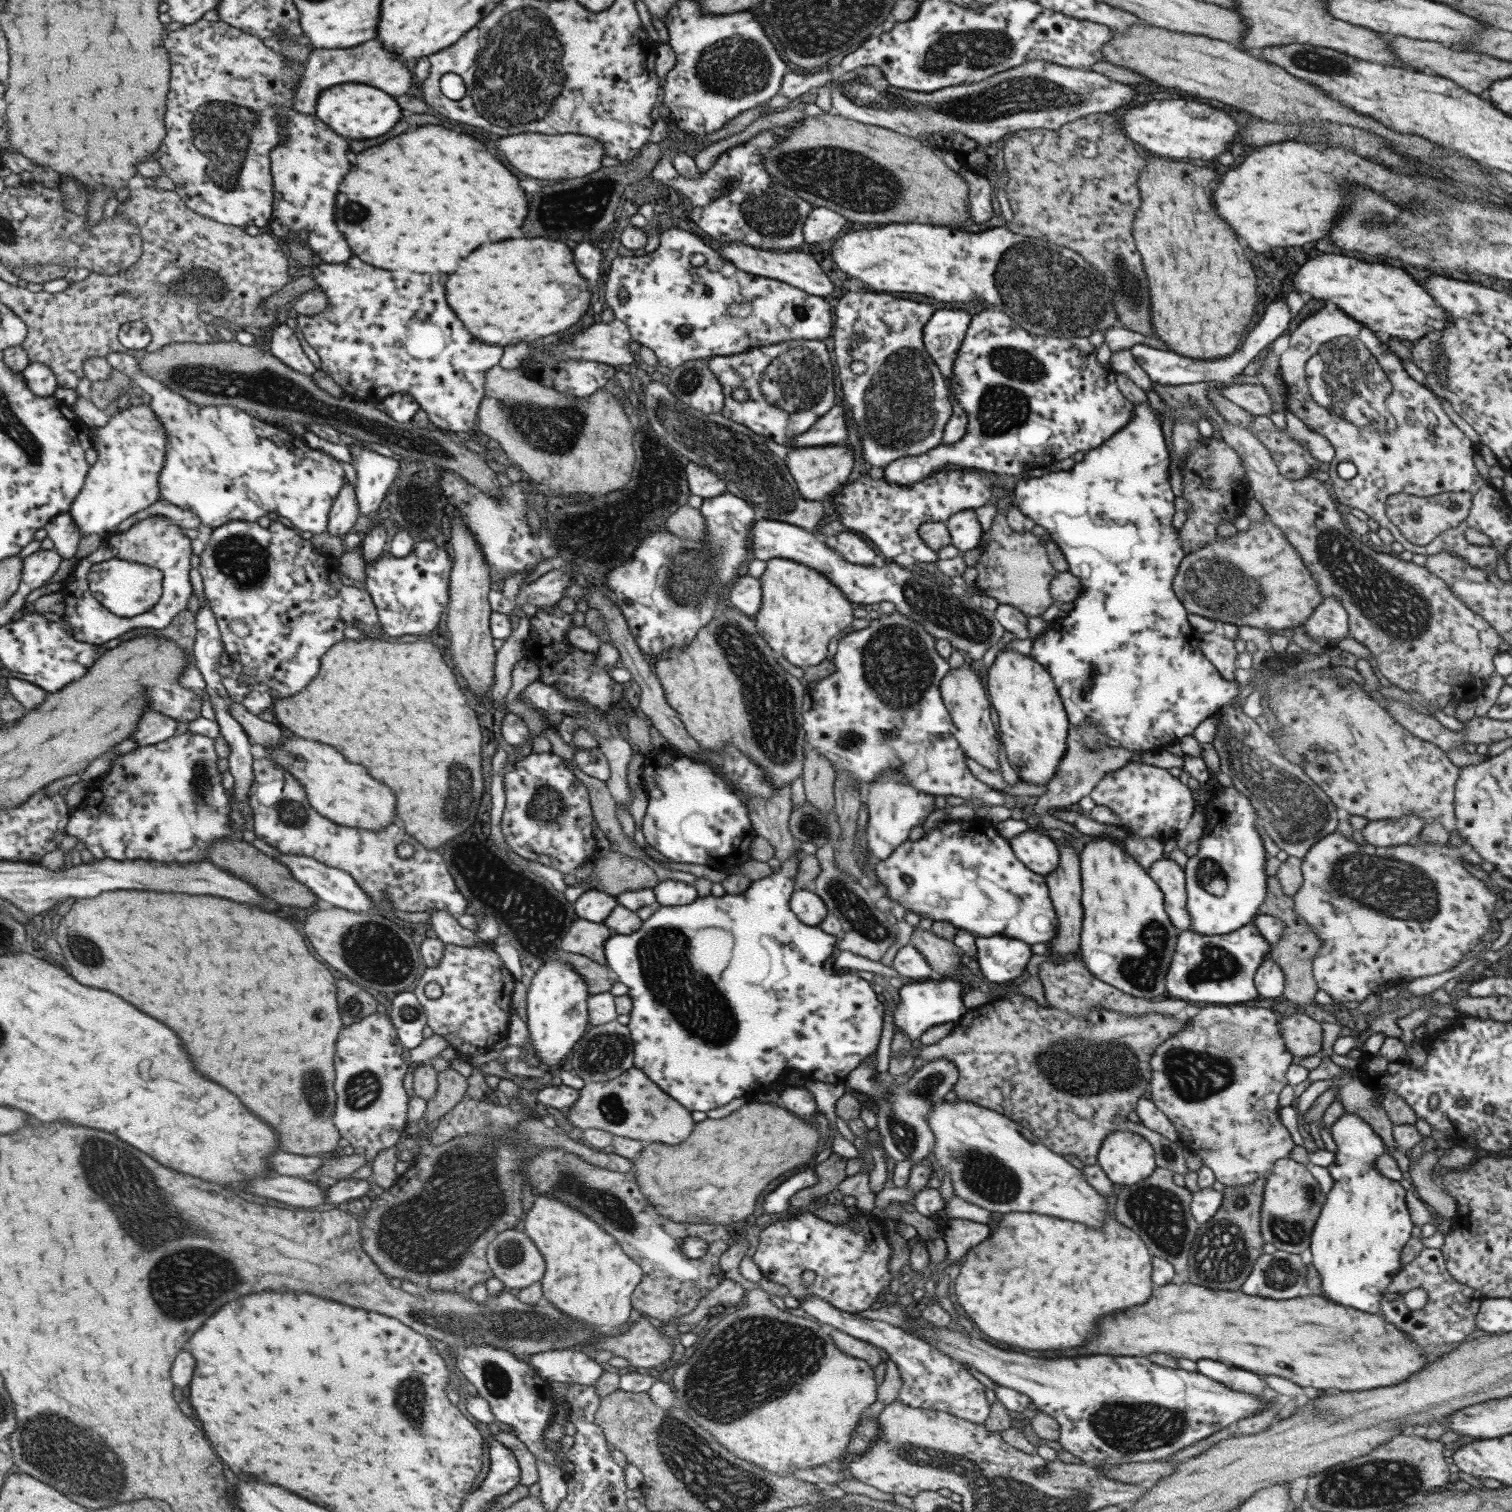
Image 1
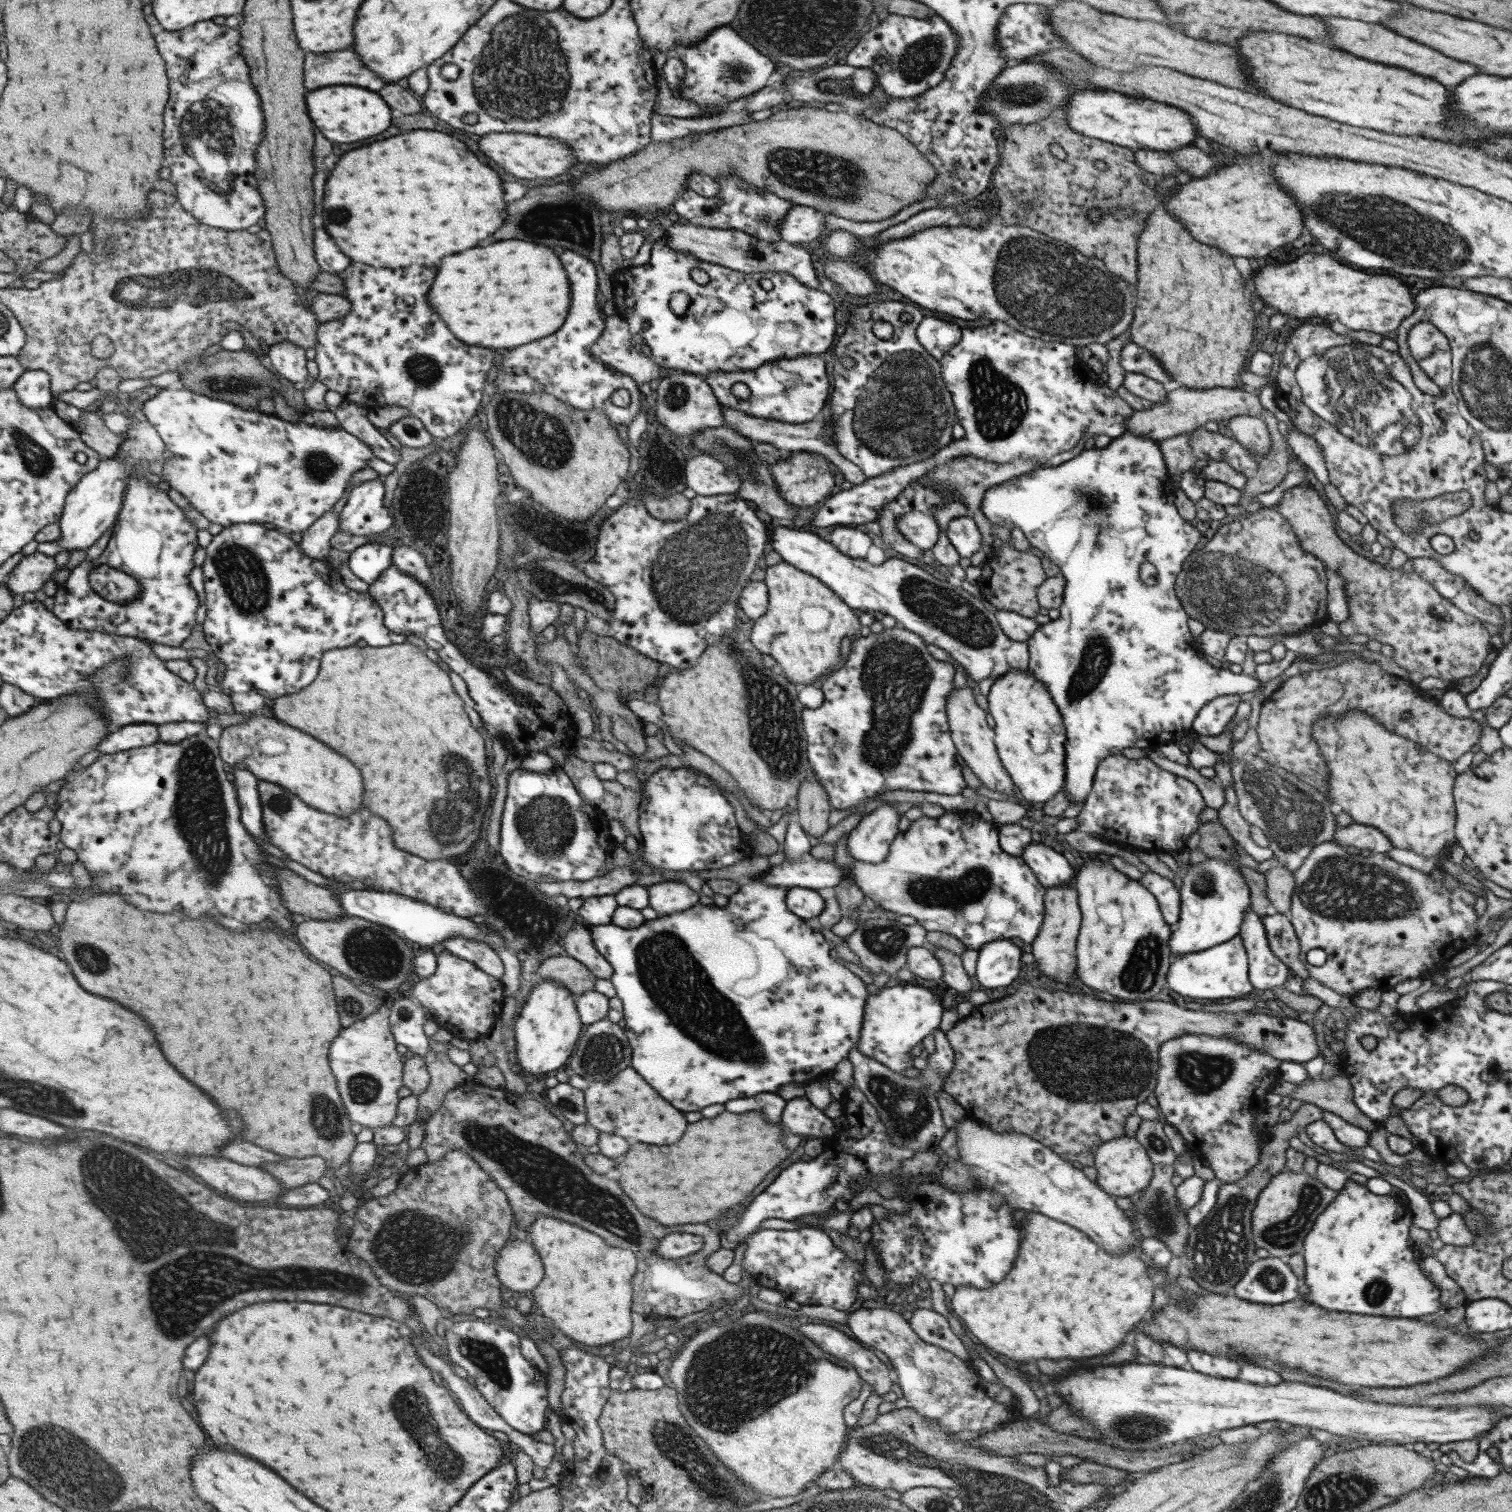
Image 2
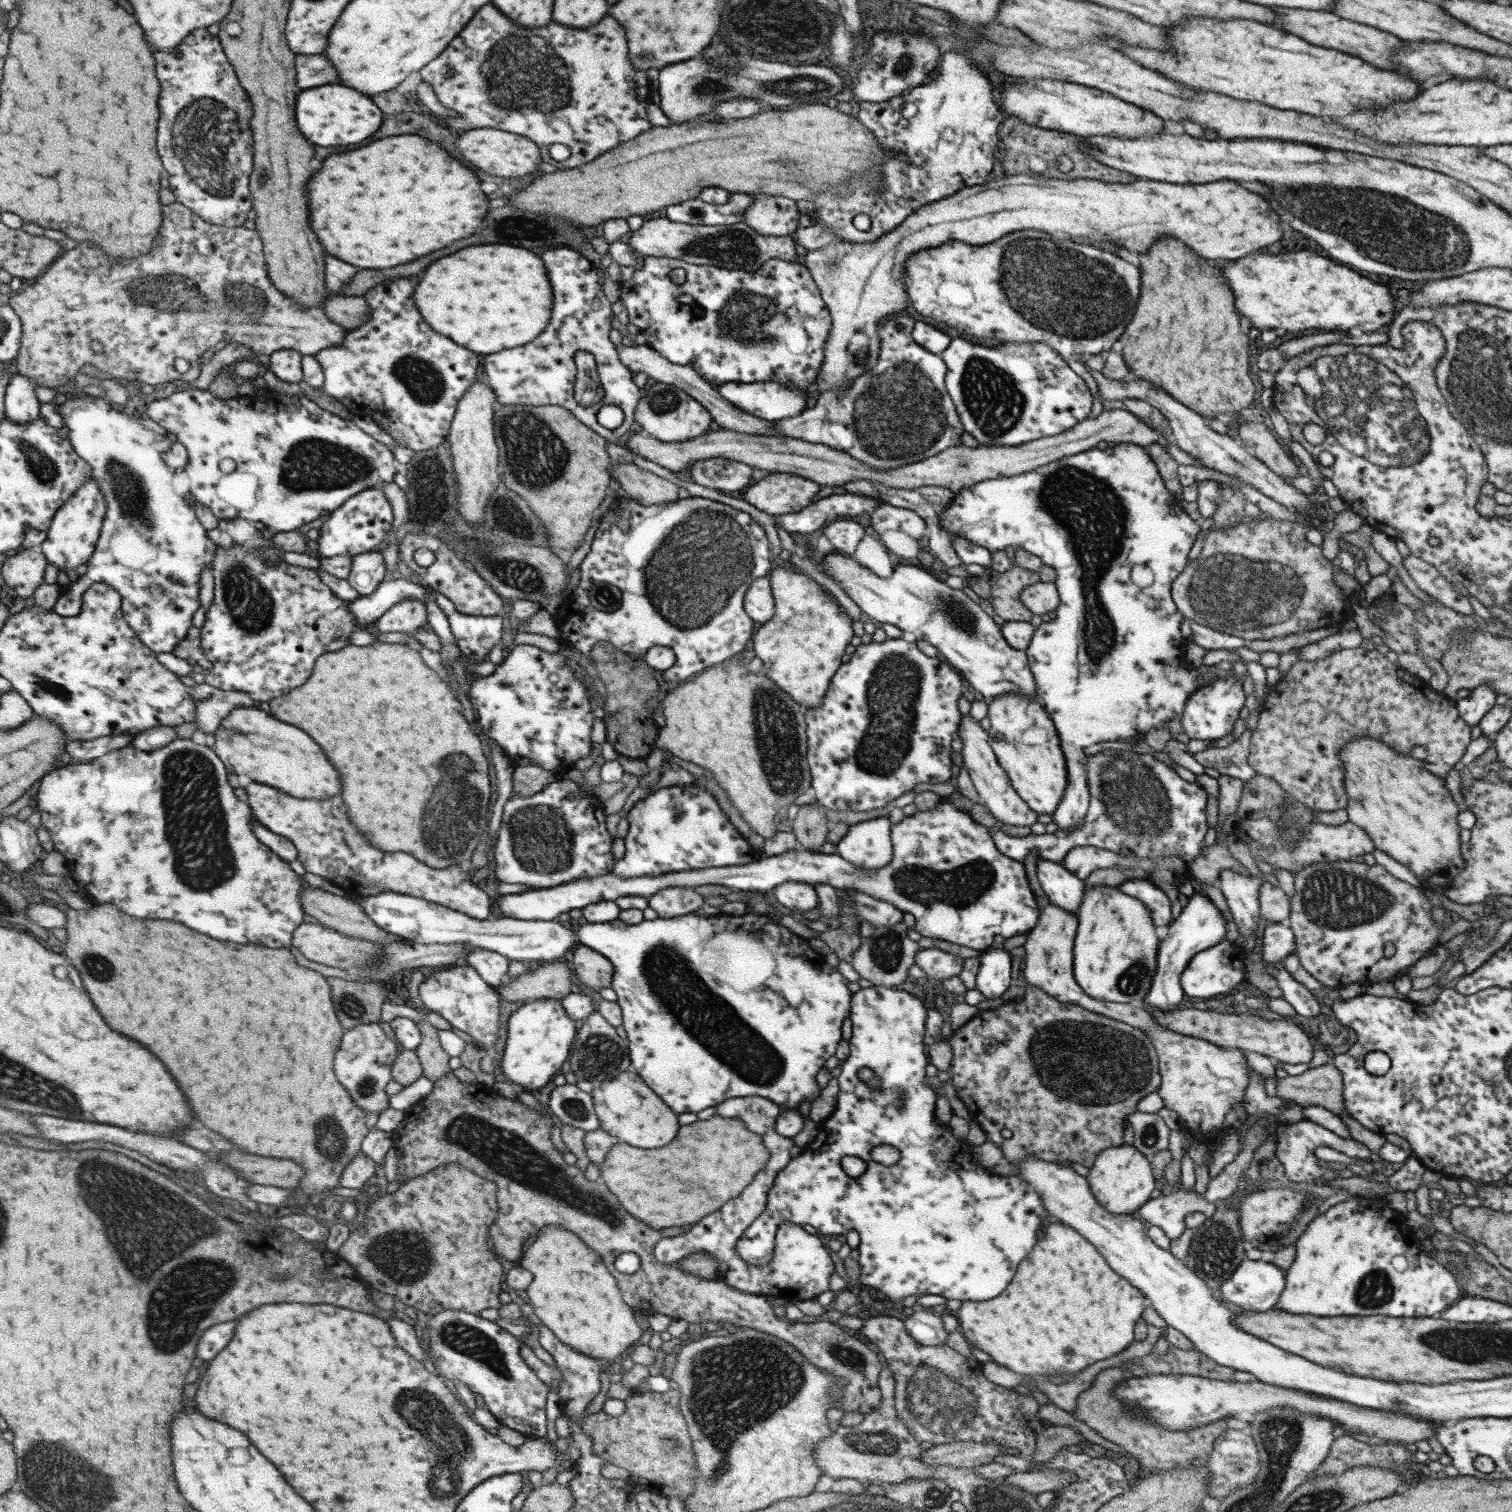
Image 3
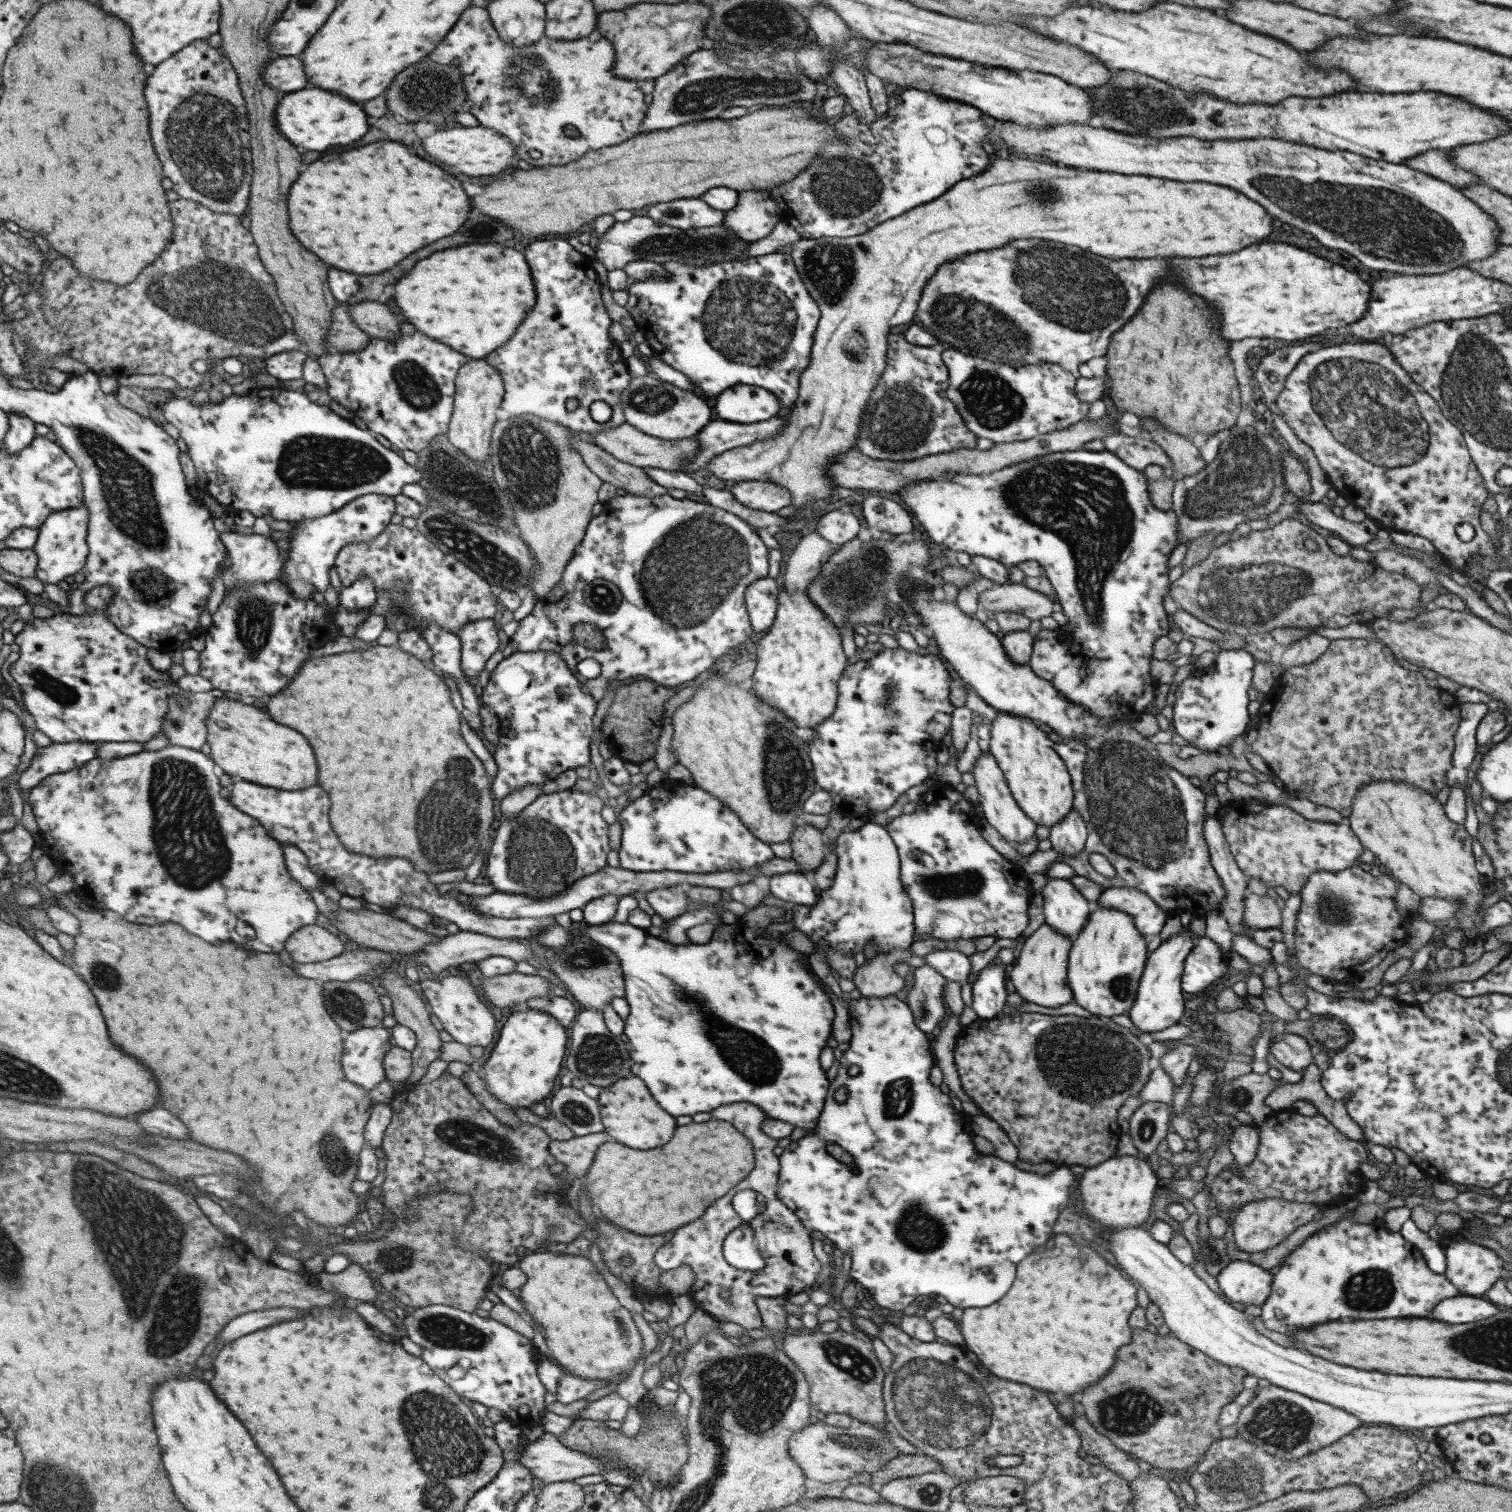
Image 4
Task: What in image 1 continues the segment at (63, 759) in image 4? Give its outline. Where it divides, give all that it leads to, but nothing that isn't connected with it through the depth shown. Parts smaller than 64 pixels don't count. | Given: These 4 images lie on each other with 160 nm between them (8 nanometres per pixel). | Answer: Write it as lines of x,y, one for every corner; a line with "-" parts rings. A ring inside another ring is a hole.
147,711
139,721
139,728
130,736
140,746
156,745
169,740
181,731
181,722
157,711

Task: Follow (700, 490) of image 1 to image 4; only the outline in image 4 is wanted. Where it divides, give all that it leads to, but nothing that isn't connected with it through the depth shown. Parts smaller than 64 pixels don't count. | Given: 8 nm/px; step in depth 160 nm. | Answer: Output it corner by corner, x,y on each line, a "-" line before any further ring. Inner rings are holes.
990,158
987,168
976,174
970,176
965,180
952,184
941,196
930,200
929,202
920,204
918,207
912,208
910,211
902,215
885,220
881,224
876,225
873,229
863,233
863,235
855,235
847,238
800,238
791,244
792,251
790,256
794,262
797,274
805,285
809,296
817,303
817,308
820,312
818,323
812,338
812,347
810,350
809,365
799,375
798,395
795,402
792,402
791,413
787,414
788,422
776,436
768,438
767,440
754,440
751,444
731,448
714,456
711,460
707,461
705,470
711,475
713,483
720,486
725,486
729,483
738,483
739,481
767,481
778,484
780,487
785,487
790,496
791,506
802,506
803,510
816,509
816,500
823,500
831,494
833,487
836,484
830,480
827,475
828,470
826,466
834,459
835,455
846,450
856,448
854,446
857,435
859,419
863,414
864,408
867,404
867,398
871,394
873,387
876,385
879,375
885,369
886,361
886,348
887,348
887,335
891,332
893,326
901,326
902,324
909,323
915,316
915,309
917,300
919,300
919,292
925,286
927,278
935,272
935,268
943,262
951,262
957,256
969,254
969,252
977,252
977,250
991,250
991,248
999,248
1011,240
1017,238
1043,238
1043,240
1057,240
1061,244
1073,244
1081,250
1087,250
1094,255
1104,256
1105,258
1155,258
1155,256
1183,256
1183,258
1199,258
1199,256
1215,256
1215,254
1227,254
1227,252
1237,252
1249,244
1255,244
1259,240
1263,240
1265,236
1269,236
1271,232
1271,218
1269,214
1255,202
1247,200
1244,194
1216,184
1209,184
1203,181
1199,182
1179,182
1178,180
1167,180
1163,178
1155,178
1154,176
1131,175
1119,172
1099,172
1098,170
1086,170
1067,166
1057,166
1047,164
1043,161
1031,161
1025,158
1017,158
1001,160
999,158

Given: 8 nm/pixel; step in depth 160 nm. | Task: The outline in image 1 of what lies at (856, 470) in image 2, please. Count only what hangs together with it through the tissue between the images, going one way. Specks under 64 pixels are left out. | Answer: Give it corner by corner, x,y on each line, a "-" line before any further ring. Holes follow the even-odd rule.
833,405
811,425
809,430
794,436
788,444
789,448
826,447
843,443
847,438
845,414
845,407

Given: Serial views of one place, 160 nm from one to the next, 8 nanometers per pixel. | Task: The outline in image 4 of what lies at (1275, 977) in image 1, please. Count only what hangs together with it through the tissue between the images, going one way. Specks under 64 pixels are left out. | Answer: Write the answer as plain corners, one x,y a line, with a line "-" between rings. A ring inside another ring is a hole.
1204,815
1203,818
1202,837
1207,844
1210,865
1217,873
1224,890
1224,897
1220,900
1220,912
1228,924
1228,930
1232,934
1241,934
1244,897
1248,893
1247,878
1239,870
1229,852
1219,819
1216,815
1212,817

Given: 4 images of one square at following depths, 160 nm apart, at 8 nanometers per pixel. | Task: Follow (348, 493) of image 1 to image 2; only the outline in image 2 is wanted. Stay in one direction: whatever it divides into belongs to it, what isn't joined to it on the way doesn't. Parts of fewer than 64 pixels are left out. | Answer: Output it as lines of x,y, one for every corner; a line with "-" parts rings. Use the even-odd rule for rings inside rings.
327,511
311,527
307,527
302,532
302,540
299,544
303,552
312,559
327,558
329,554
329,540
333,534
340,531
339,515
332,511

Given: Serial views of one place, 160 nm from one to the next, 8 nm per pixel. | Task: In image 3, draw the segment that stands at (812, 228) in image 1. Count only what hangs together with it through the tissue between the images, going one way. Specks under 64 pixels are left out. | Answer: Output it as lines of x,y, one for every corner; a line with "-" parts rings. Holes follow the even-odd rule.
767,194
752,195
754,201
744,210
744,223
753,232
769,236
792,236
799,224
795,201

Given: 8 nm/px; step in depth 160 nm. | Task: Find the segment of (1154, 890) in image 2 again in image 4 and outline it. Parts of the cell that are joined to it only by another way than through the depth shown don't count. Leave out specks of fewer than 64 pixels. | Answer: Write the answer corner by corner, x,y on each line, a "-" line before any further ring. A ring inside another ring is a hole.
1115,887
1101,891
1098,900
1093,902
1097,907
1111,907
1132,916
1135,928
1145,938
1157,935
1163,926
1166,914
1149,896
1136,888

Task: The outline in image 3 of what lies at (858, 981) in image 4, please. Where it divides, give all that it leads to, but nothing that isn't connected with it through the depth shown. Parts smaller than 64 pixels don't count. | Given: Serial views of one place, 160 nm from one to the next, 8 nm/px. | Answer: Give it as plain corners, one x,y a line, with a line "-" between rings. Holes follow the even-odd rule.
901,921
889,928
874,928
872,935
863,938
851,956
850,964
860,978
869,980
875,986
895,987
907,976
908,968
914,964
914,954
918,951
916,938
910,935

